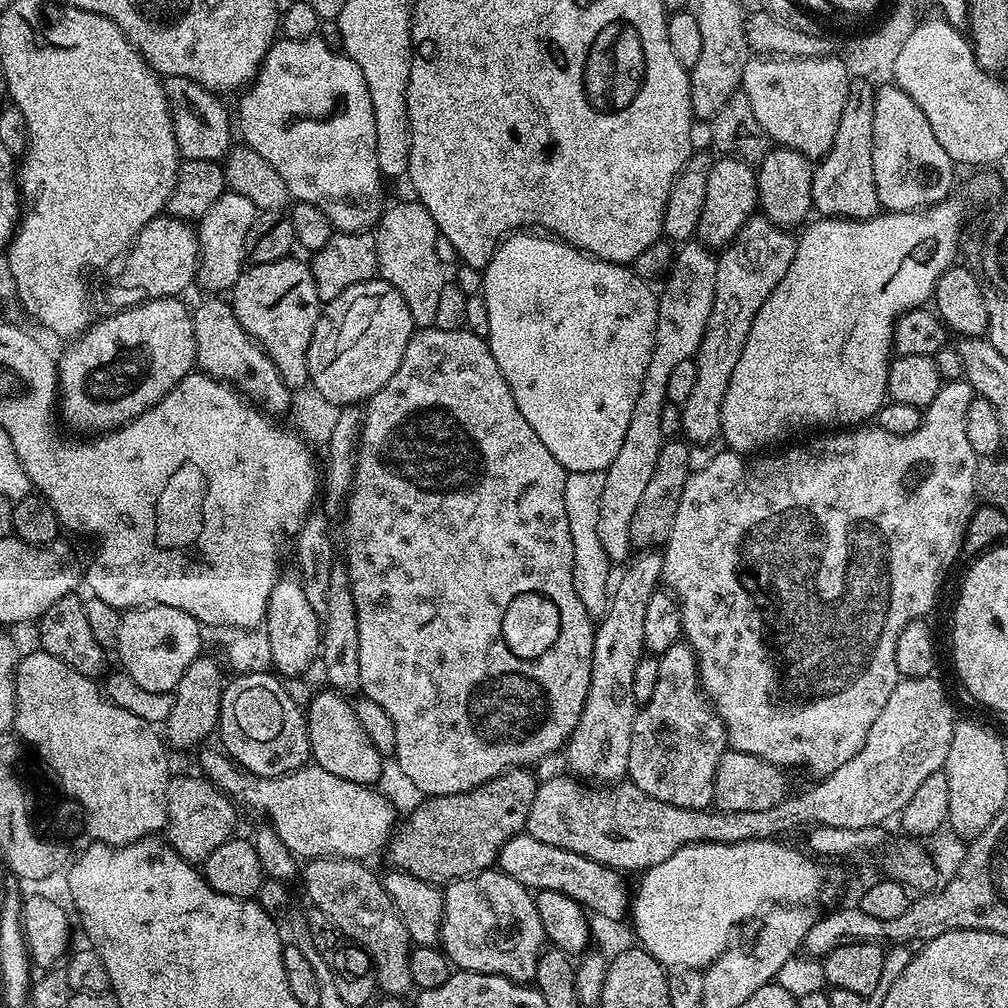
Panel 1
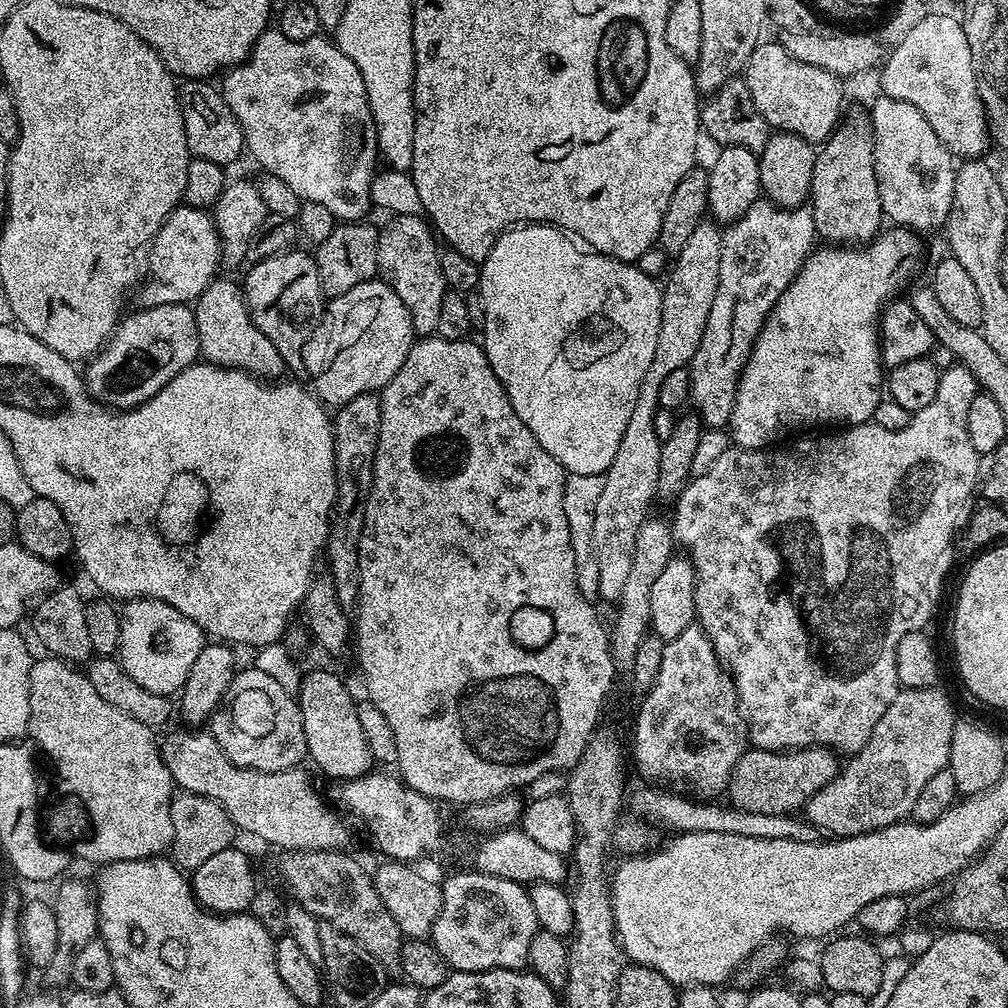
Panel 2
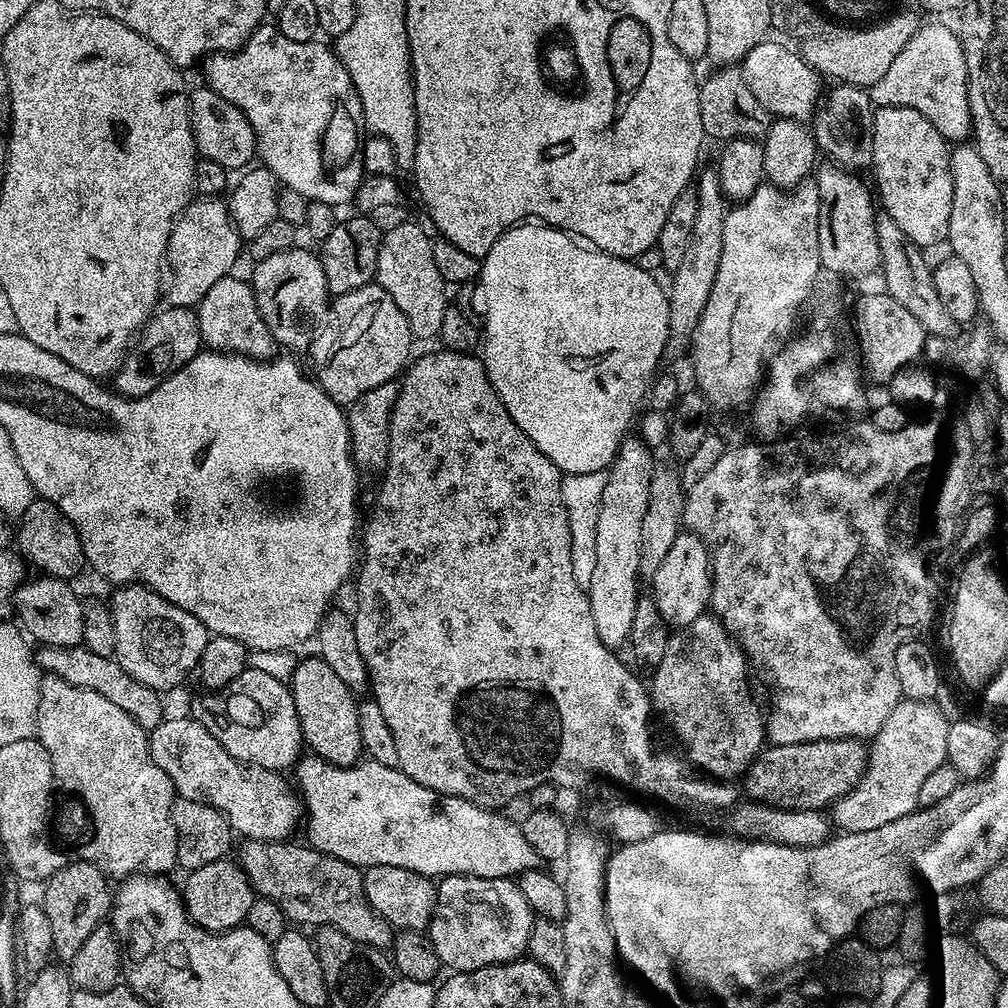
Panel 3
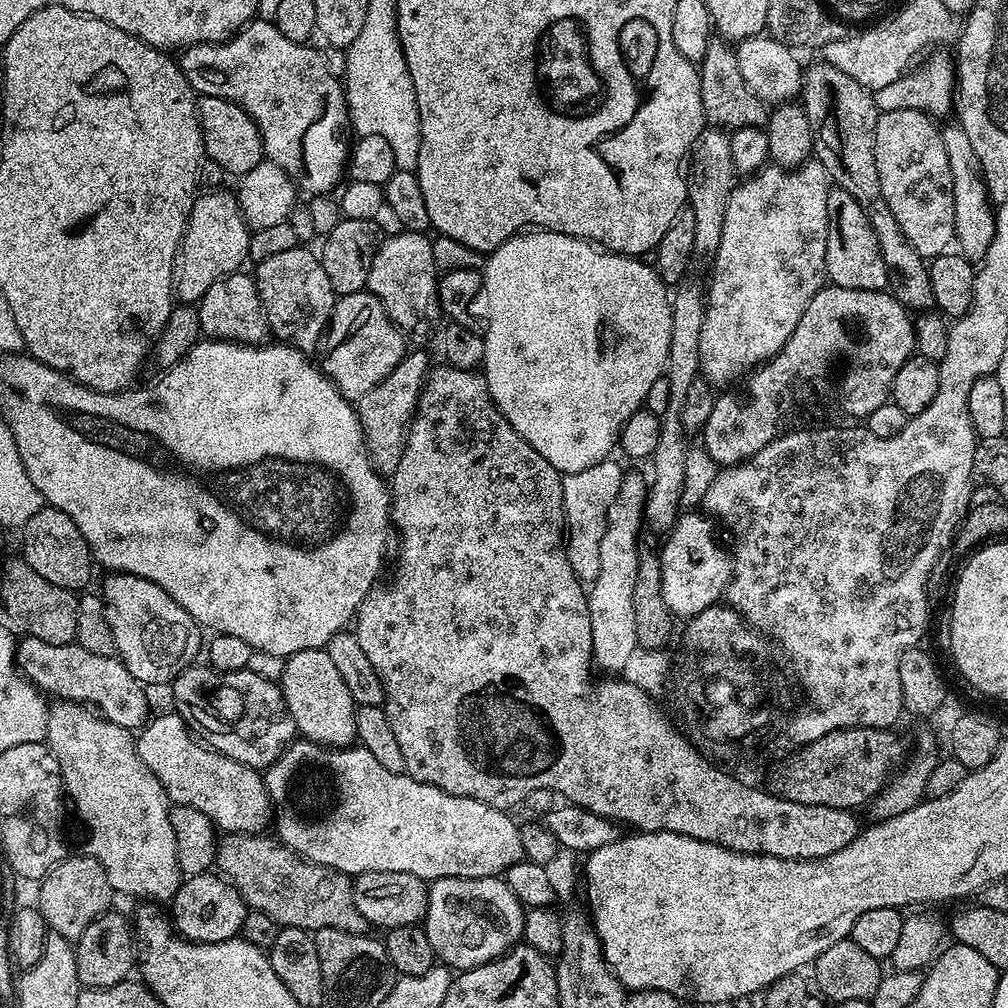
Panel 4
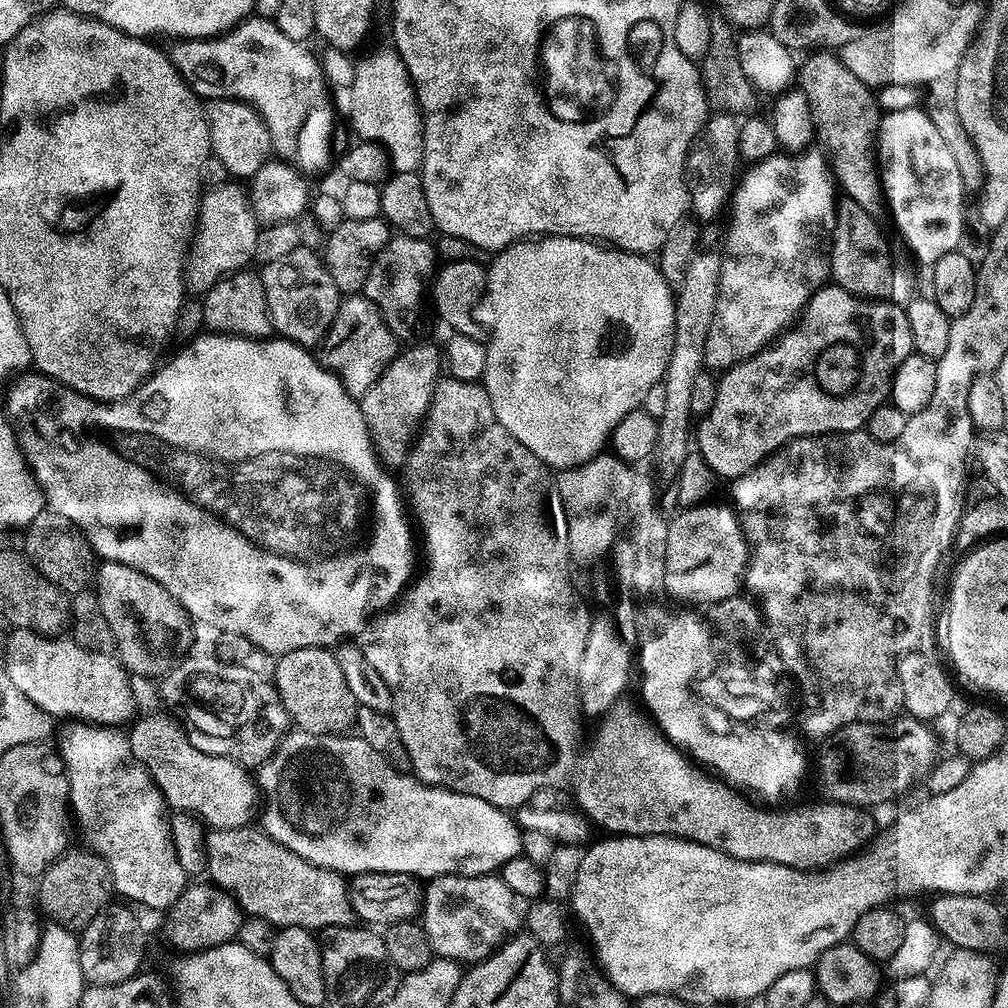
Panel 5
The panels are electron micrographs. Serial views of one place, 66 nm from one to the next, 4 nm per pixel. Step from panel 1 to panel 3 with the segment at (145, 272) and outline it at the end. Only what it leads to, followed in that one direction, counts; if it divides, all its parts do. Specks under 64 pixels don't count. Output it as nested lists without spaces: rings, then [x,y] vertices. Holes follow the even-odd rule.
[[[196,198],[185,208],[181,216],[176,220],[176,225],[172,227],[172,233],[168,239],[168,255],[166,257],[167,267],[172,267],[172,289],[167,289],[166,300],[171,307],[174,308],[192,308],[199,304],[200,299],[206,294],[206,290],[210,290],[210,286],[214,286],[214,282],[218,282],[218,278],[229,275],[233,271],[232,268],[239,258],[240,252],[242,256],[242,237],[236,228],[236,224],[232,220],[232,216],[228,213],[227,203],[220,198]]]

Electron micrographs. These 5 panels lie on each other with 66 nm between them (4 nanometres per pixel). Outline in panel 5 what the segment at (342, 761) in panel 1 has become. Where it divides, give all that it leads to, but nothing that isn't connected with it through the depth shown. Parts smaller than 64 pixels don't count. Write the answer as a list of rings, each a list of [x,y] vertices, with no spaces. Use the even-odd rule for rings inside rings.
[[[299,648],[278,657],[274,679],[289,721],[310,734],[344,734],[356,723],[357,703],[338,664],[336,652],[326,648]]]

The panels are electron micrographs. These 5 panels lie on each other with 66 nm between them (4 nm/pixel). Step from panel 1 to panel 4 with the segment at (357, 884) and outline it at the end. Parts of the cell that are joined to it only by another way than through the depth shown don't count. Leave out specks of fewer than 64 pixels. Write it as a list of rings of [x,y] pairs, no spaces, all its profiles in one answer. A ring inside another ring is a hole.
[[[233,832],[216,845],[215,867],[219,875],[240,891],[251,911],[270,914],[276,924],[285,928],[337,928],[361,934],[369,931],[368,920],[362,918],[358,906],[354,906],[349,873],[313,864],[281,844],[279,839],[269,836]]]

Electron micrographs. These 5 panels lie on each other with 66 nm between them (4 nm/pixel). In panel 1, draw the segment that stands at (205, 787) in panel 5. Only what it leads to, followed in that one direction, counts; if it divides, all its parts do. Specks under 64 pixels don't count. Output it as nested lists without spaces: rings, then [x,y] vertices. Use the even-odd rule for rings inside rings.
[[[223,751],[204,752],[200,756],[203,775],[237,805],[245,804],[261,812],[267,823],[297,858],[337,856],[343,860],[367,861],[389,843],[397,827],[392,804],[375,787],[346,782],[330,770],[309,762],[284,776],[255,776],[241,770]]]

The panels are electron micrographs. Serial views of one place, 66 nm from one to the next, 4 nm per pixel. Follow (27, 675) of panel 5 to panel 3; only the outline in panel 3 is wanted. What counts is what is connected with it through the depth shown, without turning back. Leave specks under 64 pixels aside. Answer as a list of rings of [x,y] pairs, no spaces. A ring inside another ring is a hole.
[[[44,646],[39,651],[38,663],[45,673],[62,678],[79,688],[94,690],[94,694],[102,694],[102,698],[114,702],[118,710],[126,710],[126,714],[130,714],[130,718],[134,718],[134,722],[138,722],[138,726],[142,726],[145,730],[157,728],[166,719],[164,704],[160,701],[163,700],[161,693],[155,692],[150,686],[142,686],[142,682],[130,678],[130,674],[122,670],[122,666],[115,658],[99,656],[83,646],[78,648]]]

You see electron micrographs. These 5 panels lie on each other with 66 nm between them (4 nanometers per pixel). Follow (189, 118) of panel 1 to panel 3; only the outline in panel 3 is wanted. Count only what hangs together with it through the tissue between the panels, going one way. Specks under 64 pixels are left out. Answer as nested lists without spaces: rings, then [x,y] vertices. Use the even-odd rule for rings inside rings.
[[[206,86],[199,87],[193,87],[188,98],[197,153],[203,159],[218,162],[218,166],[229,170],[247,169],[257,159],[257,154],[256,135],[246,114],[242,114],[238,106],[226,102],[226,98],[214,94],[214,90]]]

